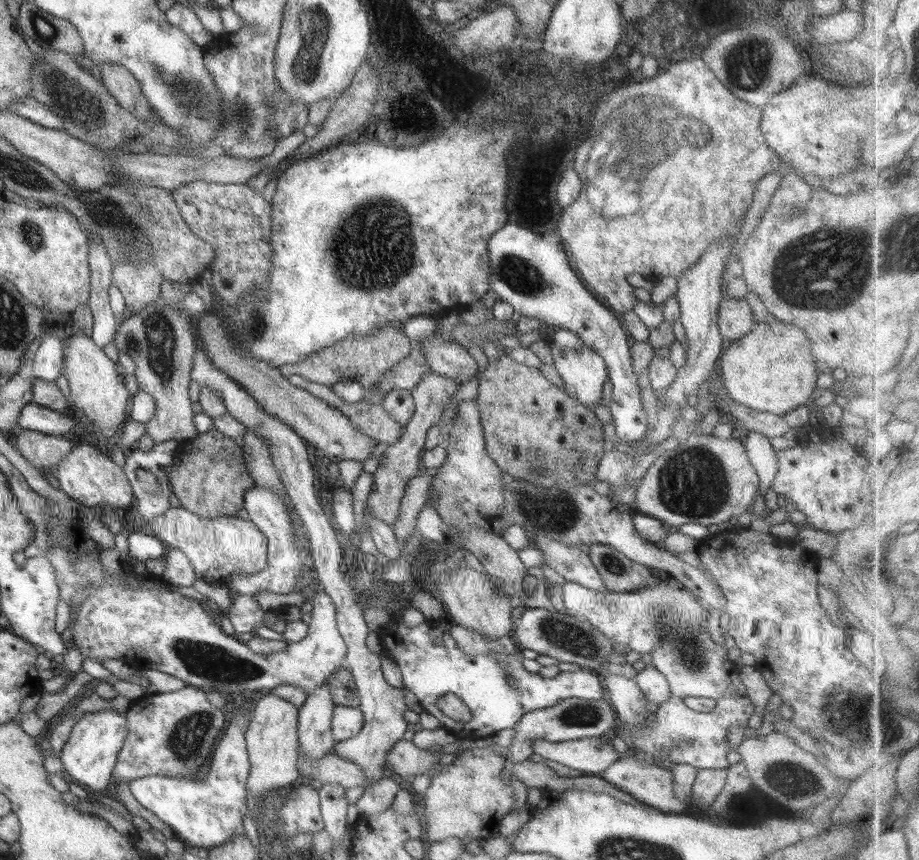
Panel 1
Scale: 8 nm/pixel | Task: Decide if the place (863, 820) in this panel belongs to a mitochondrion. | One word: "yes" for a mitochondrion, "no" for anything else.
no

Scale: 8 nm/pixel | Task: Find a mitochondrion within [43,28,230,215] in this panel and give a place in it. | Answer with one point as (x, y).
(191, 97)

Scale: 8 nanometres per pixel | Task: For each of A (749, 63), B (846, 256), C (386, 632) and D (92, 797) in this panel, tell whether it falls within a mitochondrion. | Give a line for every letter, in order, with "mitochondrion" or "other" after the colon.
A: mitochondrion
B: mitochondrion
C: other
D: other

